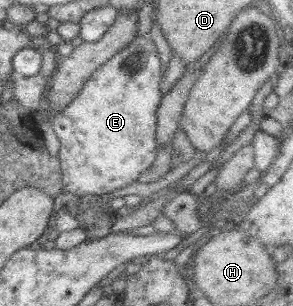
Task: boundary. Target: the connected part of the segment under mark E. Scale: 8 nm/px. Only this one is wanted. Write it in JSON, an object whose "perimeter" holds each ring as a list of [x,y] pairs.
{"perimeter":[[[137,35],[88,77],[88,82],[67,107],[49,118],[50,125],[61,143],[57,157],[60,160],[61,179],[65,191],[85,199],[92,195],[101,196],[103,193],[111,193],[133,183],[153,165],[159,149],[155,129],[158,107],[161,103],[161,77],[161,60],[154,40],[146,35]]]}

